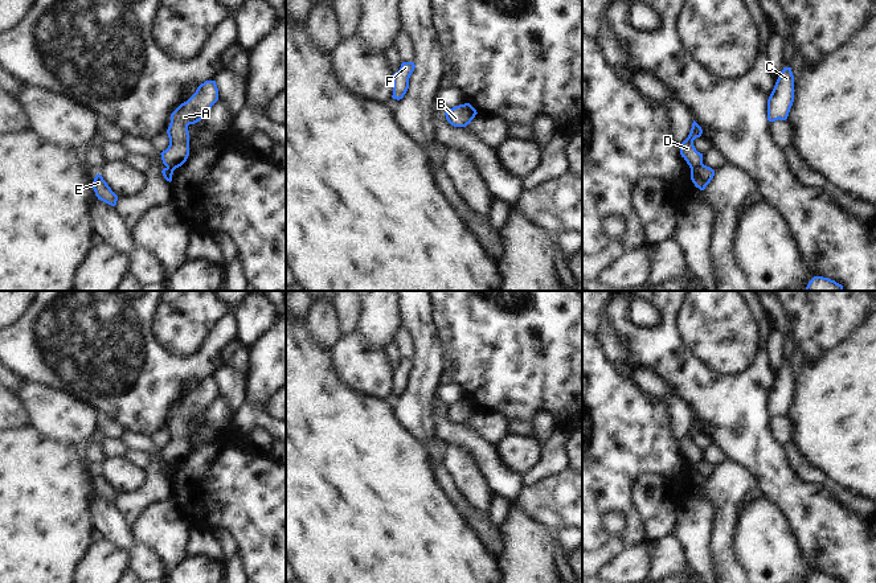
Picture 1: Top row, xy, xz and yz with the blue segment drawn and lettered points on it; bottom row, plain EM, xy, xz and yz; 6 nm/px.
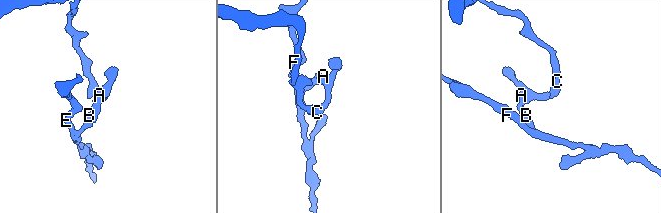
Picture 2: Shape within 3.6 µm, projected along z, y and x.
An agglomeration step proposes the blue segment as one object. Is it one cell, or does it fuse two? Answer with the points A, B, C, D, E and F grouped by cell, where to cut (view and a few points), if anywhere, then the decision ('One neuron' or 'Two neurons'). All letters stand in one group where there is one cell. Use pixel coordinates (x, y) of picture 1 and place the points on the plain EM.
Groups: A C D / B E F. Split along yz (701, 459), (691, 466). Two neurons.

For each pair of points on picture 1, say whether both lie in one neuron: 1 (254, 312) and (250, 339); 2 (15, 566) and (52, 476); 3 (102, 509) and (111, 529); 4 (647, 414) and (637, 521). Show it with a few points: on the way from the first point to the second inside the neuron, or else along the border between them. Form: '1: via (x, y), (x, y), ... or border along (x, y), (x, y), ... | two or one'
1: via (254, 319), (252, 332) | one
2: via (15, 544), (15, 513), (29, 499) | one
3: via (107, 514), (111, 524) | one
4: via (623, 440), (623, 495) | one

